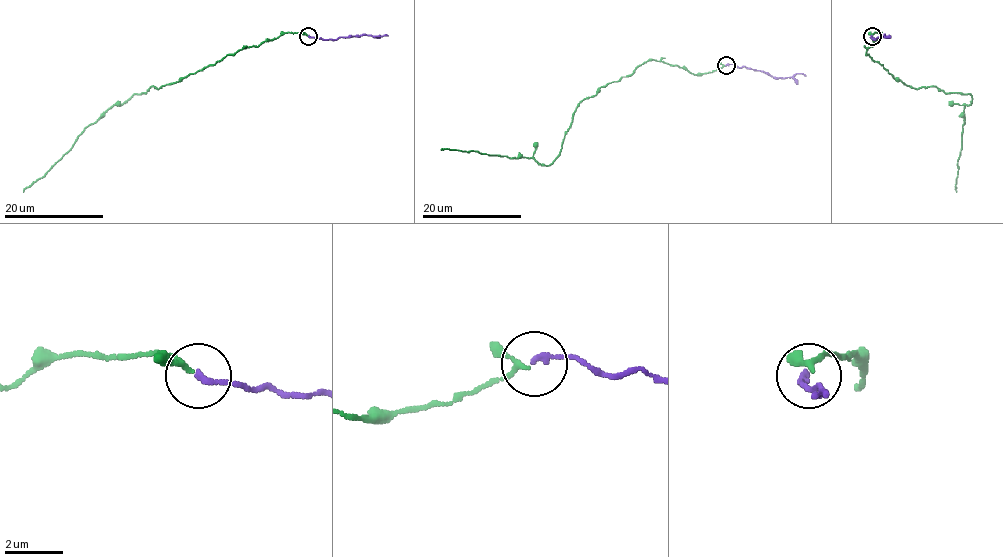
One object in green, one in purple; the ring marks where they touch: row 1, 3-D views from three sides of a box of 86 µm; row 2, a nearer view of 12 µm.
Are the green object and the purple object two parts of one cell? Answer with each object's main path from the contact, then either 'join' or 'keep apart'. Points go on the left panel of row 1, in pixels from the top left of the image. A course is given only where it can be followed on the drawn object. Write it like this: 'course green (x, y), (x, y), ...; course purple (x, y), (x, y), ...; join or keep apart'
course green (308, 36), (285, 32), (226, 56), (177, 82), (157, 89), (151, 87), (112, 105), (23, 192); course purple (309, 36), (334, 40), (360, 35), (388, 36); join

